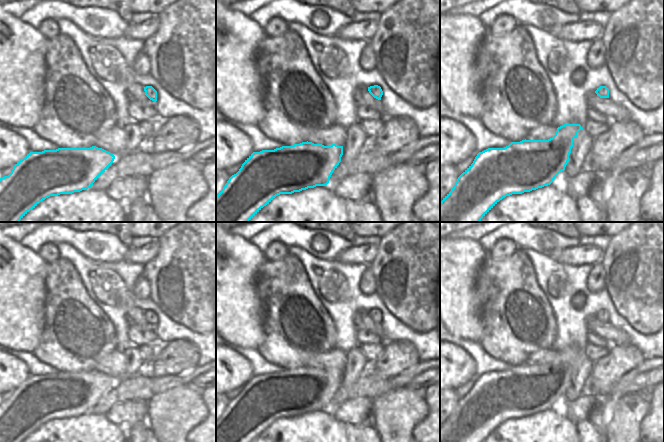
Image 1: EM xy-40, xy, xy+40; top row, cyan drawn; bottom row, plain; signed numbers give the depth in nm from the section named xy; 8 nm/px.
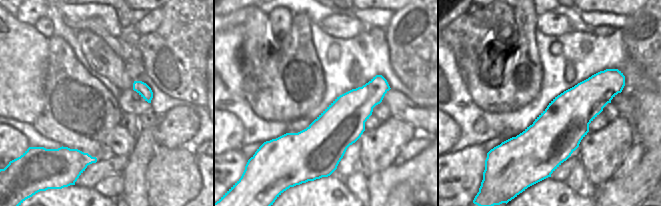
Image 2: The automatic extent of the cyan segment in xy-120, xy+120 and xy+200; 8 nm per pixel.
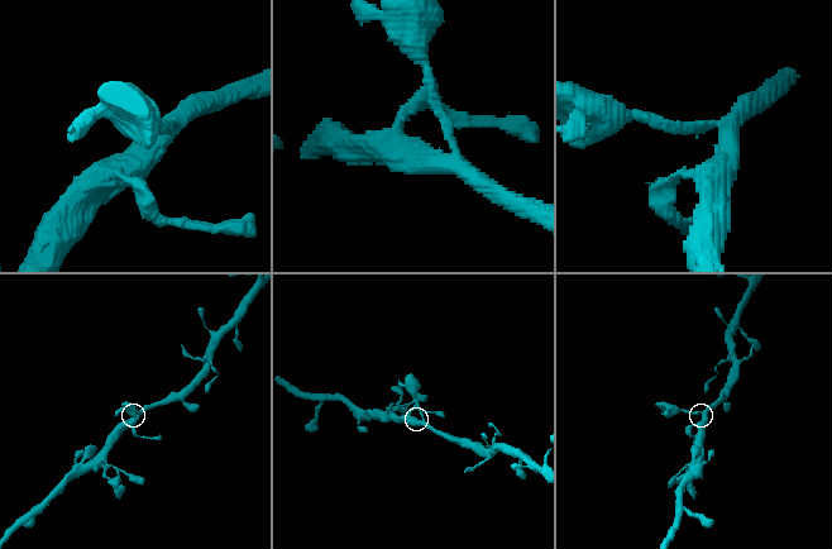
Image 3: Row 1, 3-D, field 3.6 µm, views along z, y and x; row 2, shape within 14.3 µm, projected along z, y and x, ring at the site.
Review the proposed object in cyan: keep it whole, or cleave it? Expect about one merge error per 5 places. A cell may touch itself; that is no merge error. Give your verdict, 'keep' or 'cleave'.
keep

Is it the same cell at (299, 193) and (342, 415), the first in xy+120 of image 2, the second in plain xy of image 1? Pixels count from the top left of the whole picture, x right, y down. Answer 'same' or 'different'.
different

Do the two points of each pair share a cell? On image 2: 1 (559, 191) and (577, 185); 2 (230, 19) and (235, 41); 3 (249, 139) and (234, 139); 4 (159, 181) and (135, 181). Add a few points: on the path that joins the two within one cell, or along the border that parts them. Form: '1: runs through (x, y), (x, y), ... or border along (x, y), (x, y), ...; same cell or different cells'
1: border along (564, 181), (580, 195); different cells
2: border along (241, 25), (224, 31); different cells
3: border along (235, 117), (244, 128), (242, 145); different cells
4: border along (150, 158), (145, 174), (146, 195); different cells

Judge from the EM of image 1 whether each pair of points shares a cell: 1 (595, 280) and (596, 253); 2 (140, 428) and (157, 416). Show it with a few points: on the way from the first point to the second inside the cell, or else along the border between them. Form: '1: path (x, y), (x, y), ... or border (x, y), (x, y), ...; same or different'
1: border (600, 261), (591, 266); different
2: border (147, 423), (149, 427); different

